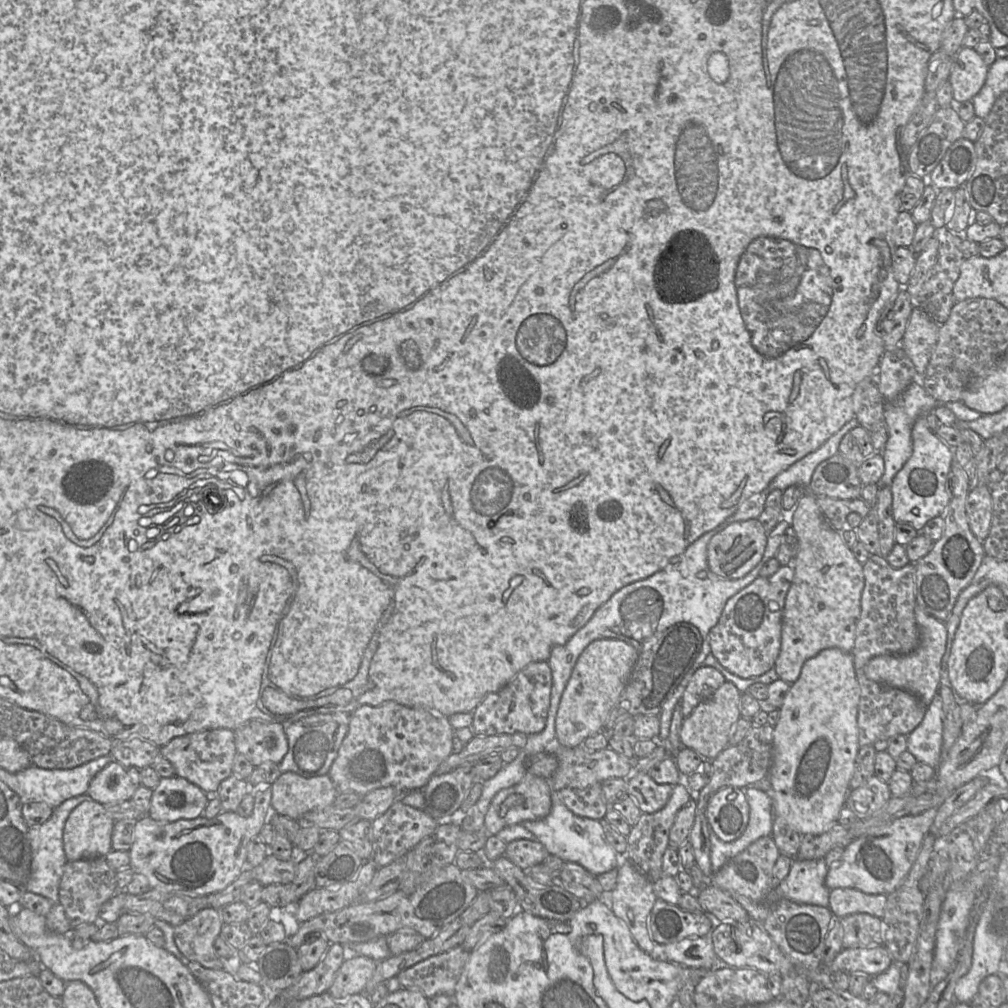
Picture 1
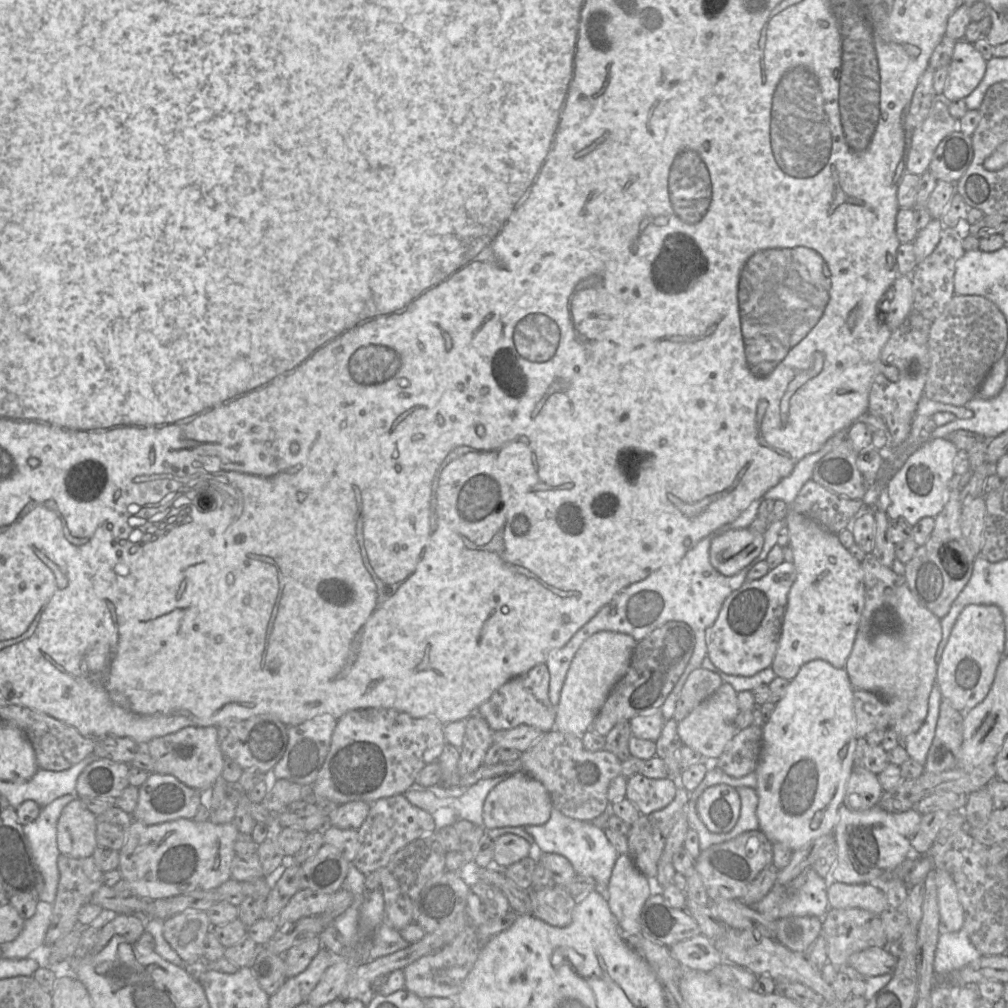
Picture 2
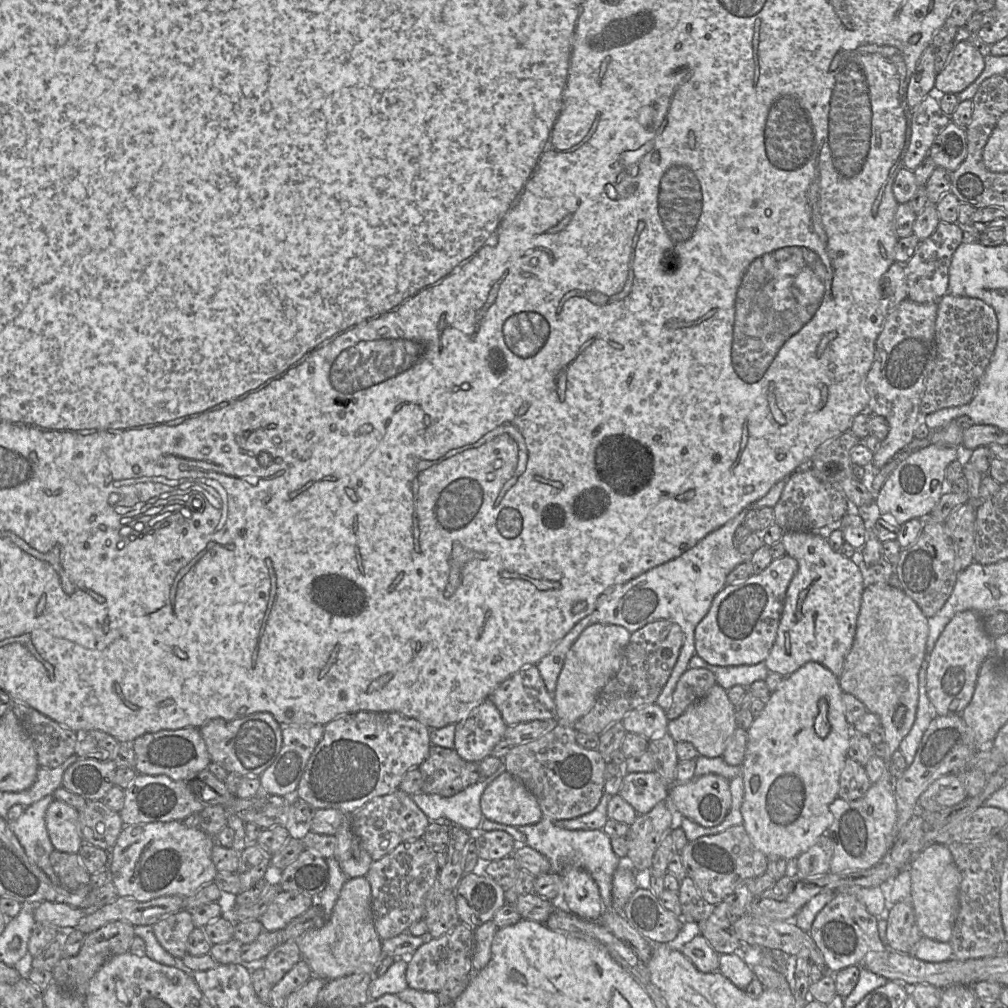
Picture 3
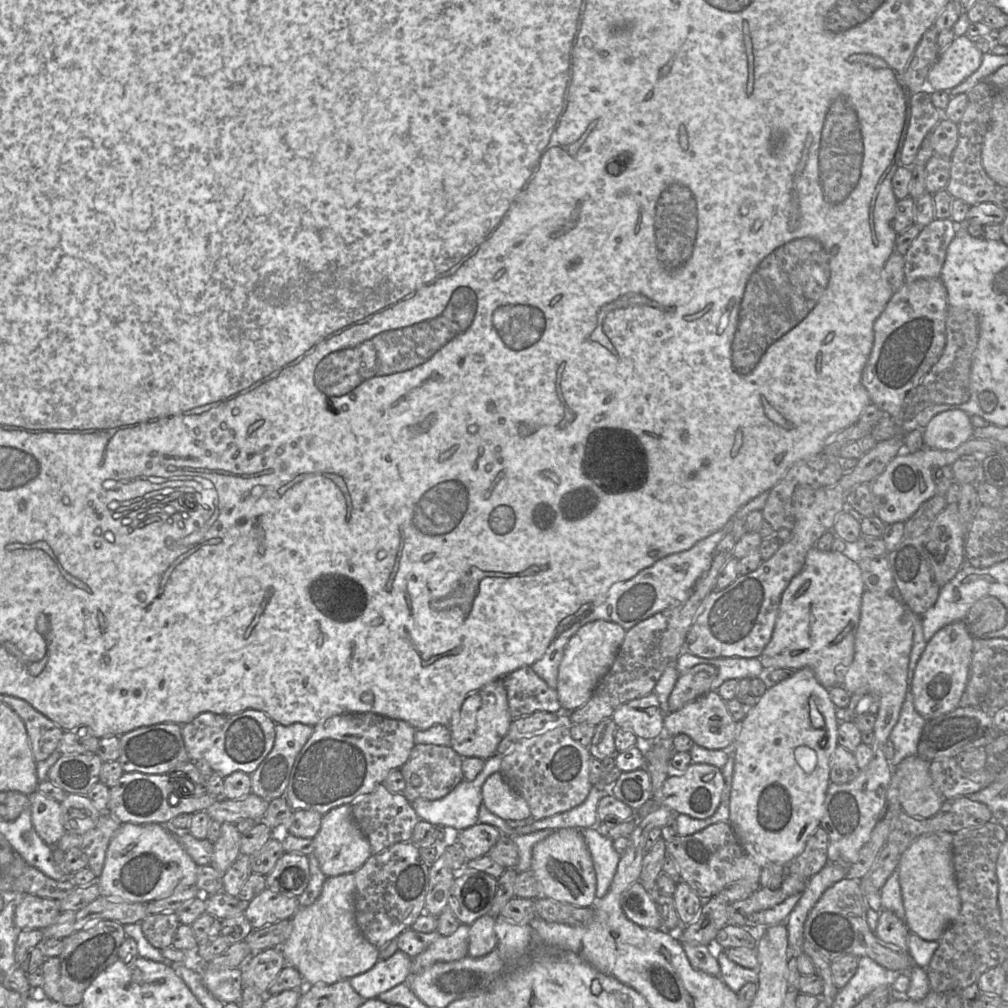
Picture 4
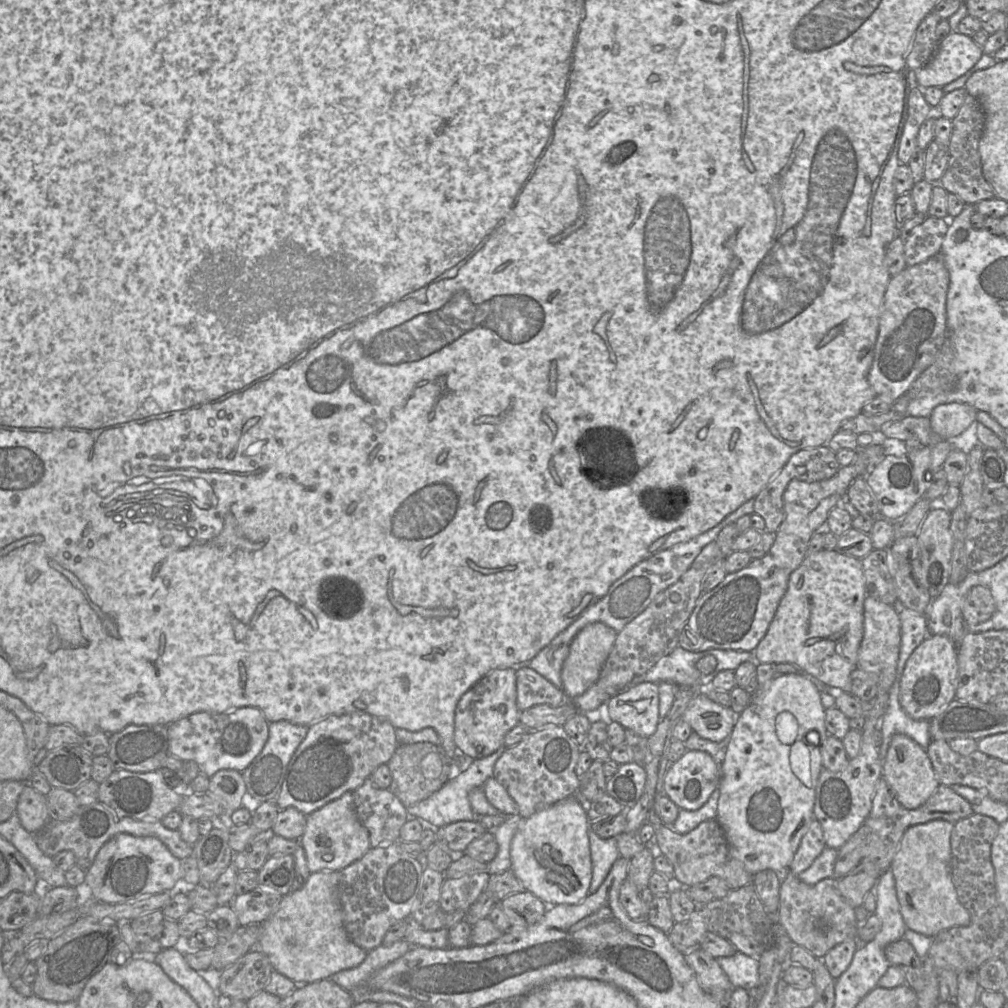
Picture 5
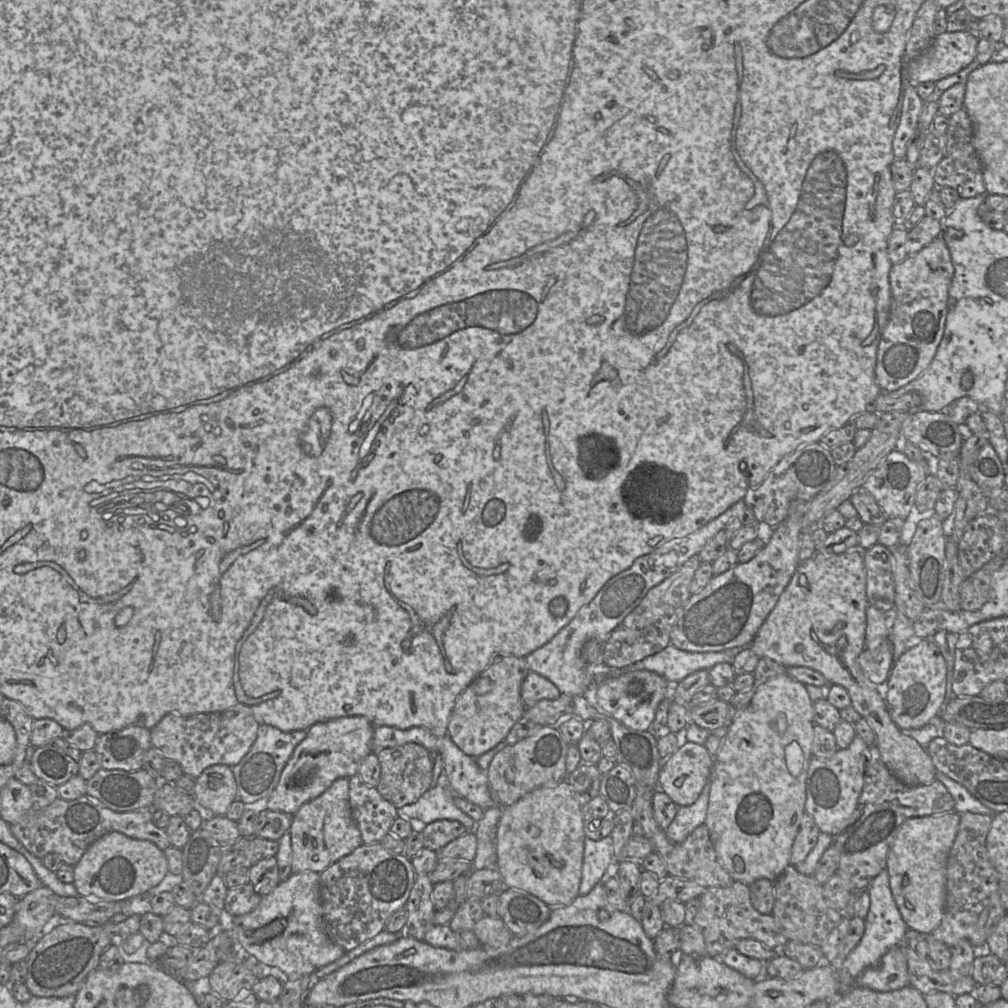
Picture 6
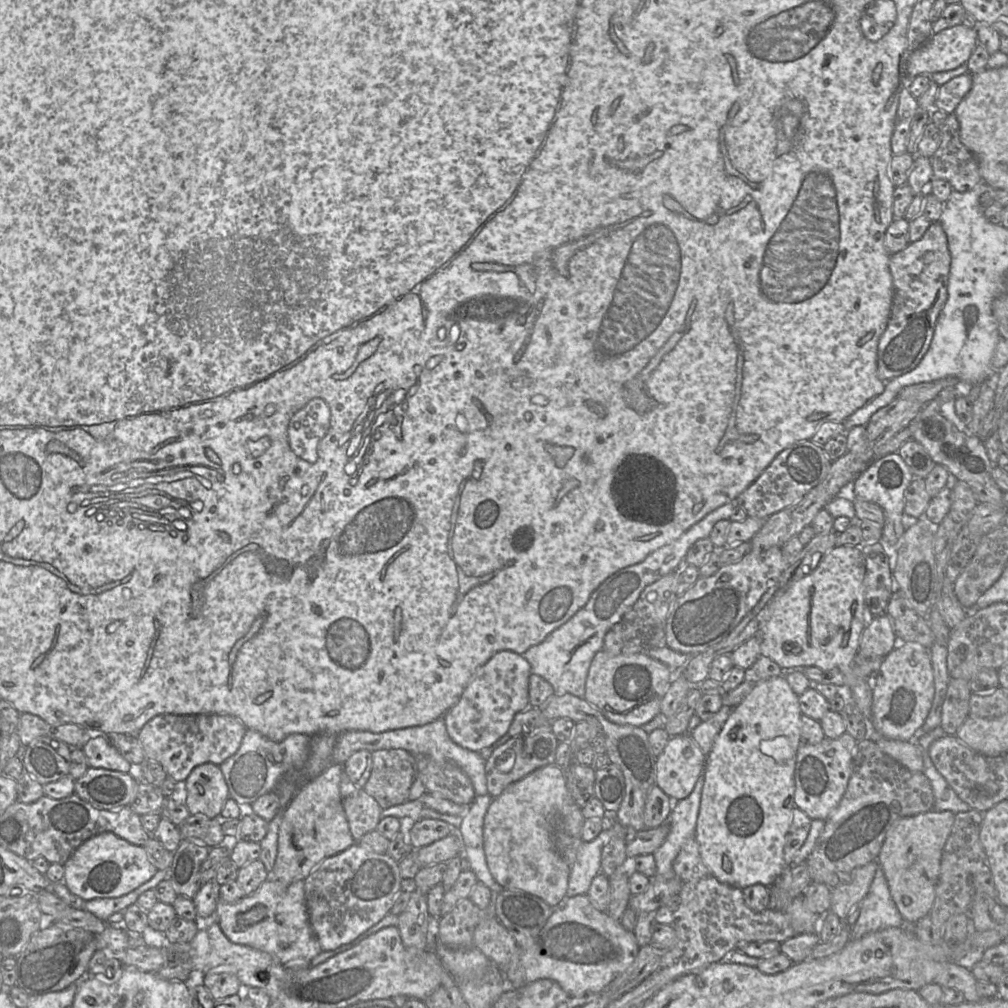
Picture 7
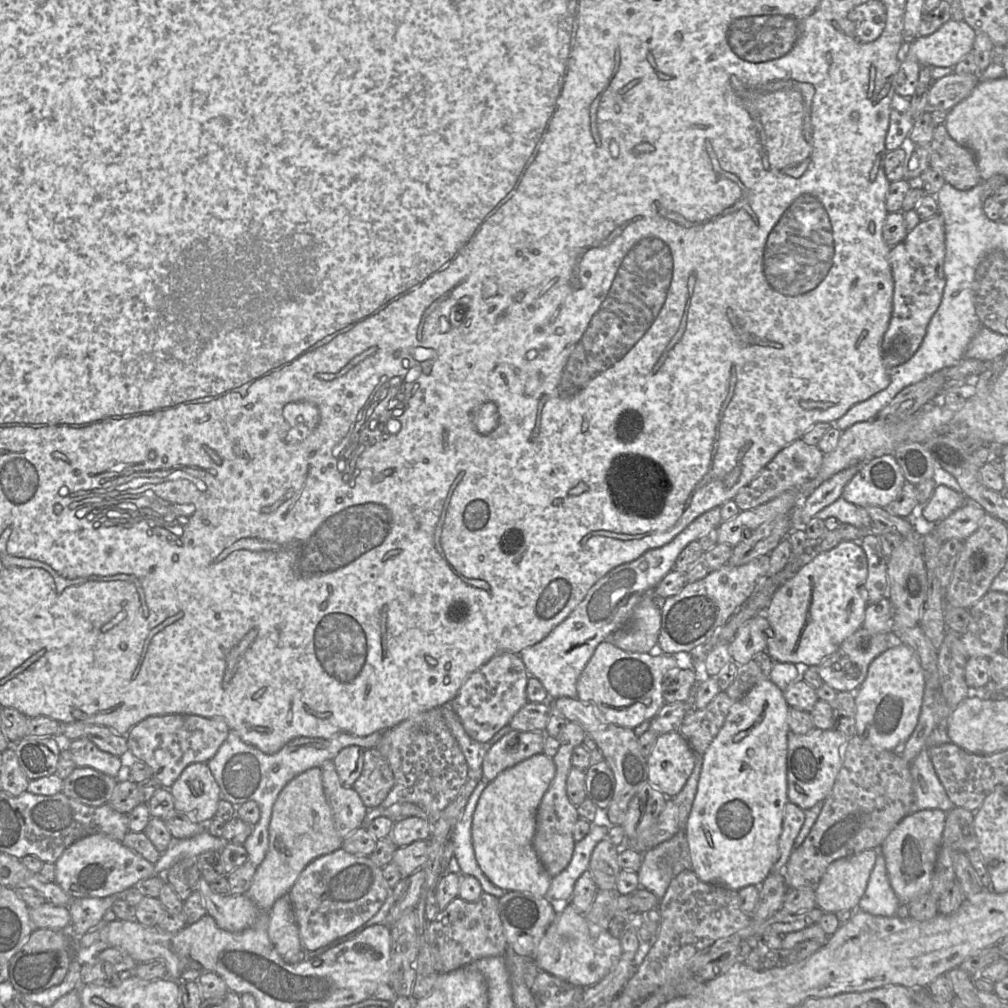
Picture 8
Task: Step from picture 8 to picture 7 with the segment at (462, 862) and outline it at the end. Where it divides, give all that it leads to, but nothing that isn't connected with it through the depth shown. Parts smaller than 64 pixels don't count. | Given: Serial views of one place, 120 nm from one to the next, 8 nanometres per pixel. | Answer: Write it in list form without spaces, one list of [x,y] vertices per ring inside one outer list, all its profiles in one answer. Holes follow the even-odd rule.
[[[489,794],[476,796],[469,805],[467,814],[462,817],[459,831],[463,842],[463,857],[469,869],[493,894],[499,894],[504,888],[491,875],[483,846],[484,817],[492,800],[493,797]]]

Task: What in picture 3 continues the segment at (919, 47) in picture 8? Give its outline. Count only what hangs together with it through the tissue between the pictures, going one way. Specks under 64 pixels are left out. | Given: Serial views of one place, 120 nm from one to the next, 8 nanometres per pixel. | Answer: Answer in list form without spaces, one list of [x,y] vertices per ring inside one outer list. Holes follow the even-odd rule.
[[[968,40],[954,44],[944,69],[937,73],[934,87],[942,93],[958,94],[981,74],[985,66],[984,56]]]

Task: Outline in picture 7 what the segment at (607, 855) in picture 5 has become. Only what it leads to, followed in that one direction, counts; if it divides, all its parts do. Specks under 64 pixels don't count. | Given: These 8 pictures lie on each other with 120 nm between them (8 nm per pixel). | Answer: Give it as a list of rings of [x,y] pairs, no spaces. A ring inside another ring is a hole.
[[[603,829],[592,841],[582,841],[574,864],[570,867],[566,896],[584,895],[591,882],[601,872],[601,854],[603,847],[610,840],[610,831]]]

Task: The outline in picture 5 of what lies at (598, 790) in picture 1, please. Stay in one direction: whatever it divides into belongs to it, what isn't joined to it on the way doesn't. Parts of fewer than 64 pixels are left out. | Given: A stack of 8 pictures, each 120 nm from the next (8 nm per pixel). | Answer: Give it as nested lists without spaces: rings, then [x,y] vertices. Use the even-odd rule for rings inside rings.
[[[563,726],[532,730],[517,745],[506,748],[494,765],[493,777],[507,790],[519,808],[522,818],[573,796],[579,789],[576,765],[580,749]]]

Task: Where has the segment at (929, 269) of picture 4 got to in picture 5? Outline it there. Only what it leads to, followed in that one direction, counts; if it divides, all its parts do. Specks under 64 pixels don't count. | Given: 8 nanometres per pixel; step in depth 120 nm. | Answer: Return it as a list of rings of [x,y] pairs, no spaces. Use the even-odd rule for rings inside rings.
[[[927,216],[905,240],[904,252],[907,266],[914,266],[941,254],[942,243],[949,227],[949,219]]]

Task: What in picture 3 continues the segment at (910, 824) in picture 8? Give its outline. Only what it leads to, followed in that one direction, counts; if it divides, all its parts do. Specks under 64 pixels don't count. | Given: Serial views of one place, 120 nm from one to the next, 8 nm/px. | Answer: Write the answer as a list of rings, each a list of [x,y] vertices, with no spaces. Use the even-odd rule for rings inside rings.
[[[941,843],[928,844],[911,859],[908,870],[911,876],[911,904],[915,912],[915,924],[923,937],[949,942],[959,911],[961,874],[948,846]]]

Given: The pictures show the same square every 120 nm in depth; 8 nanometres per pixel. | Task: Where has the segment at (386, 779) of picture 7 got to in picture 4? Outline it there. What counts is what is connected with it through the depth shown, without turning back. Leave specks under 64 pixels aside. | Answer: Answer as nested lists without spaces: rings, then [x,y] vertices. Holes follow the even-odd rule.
[[[415,744],[408,760],[399,769],[406,781],[402,794],[410,803],[416,799],[443,798],[464,780],[461,766],[462,757],[451,746]]]

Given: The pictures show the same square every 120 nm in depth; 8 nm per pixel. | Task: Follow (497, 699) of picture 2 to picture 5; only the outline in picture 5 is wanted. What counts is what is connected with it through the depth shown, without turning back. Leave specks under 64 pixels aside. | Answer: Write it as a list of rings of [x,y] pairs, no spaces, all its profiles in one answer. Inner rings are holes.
[[[522,665],[516,668],[516,704],[519,711],[536,705],[559,706],[565,700],[564,692],[541,674]]]

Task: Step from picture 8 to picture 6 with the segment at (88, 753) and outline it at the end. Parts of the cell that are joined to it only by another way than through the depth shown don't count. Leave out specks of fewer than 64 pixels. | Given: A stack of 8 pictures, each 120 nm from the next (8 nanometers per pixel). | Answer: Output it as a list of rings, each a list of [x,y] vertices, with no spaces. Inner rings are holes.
[[[129,726],[99,734],[94,751],[102,769],[134,772],[142,769],[143,756],[152,747],[150,729]]]

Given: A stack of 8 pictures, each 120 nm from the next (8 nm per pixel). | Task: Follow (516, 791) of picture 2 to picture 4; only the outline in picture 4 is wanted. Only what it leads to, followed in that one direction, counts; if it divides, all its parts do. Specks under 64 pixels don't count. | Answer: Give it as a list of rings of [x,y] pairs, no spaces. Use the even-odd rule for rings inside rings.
[[[494,772],[481,788],[482,804],[496,816],[508,820],[523,820],[531,816],[525,799],[516,792],[500,772]]]

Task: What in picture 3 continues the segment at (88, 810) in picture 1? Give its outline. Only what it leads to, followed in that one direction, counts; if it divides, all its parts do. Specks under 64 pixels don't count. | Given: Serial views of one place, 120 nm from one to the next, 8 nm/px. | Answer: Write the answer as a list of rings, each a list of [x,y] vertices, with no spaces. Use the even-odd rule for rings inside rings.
[[[54,800],[45,816],[50,841],[59,852],[77,854],[83,840],[79,835],[78,811],[65,802]]]

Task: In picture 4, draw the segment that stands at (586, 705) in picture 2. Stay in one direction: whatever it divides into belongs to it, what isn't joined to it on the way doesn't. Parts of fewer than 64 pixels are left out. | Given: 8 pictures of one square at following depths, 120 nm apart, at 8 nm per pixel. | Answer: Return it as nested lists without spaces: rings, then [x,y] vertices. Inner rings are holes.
[[[595,620],[571,637],[565,647],[557,679],[556,691],[562,712],[572,712],[590,699],[599,682],[612,667],[625,634],[625,629],[618,623]]]

